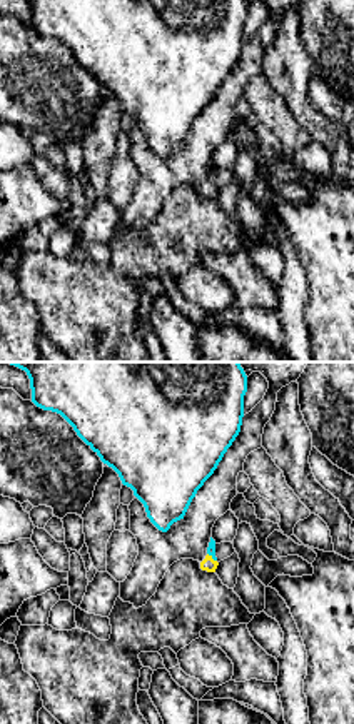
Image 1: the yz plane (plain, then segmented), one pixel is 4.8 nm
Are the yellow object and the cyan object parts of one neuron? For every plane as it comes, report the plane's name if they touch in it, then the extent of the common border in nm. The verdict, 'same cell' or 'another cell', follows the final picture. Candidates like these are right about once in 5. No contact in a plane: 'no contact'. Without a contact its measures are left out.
yz | 60 nm

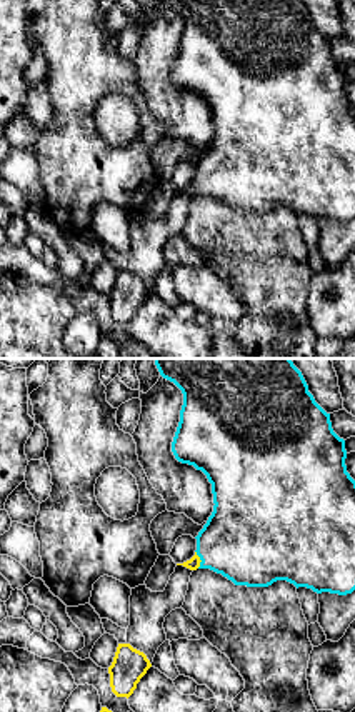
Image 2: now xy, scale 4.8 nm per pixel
xy | 90 nm

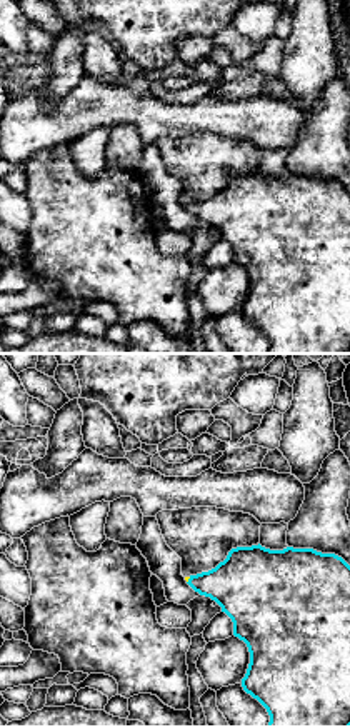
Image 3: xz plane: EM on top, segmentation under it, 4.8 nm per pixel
xz | 40 nm

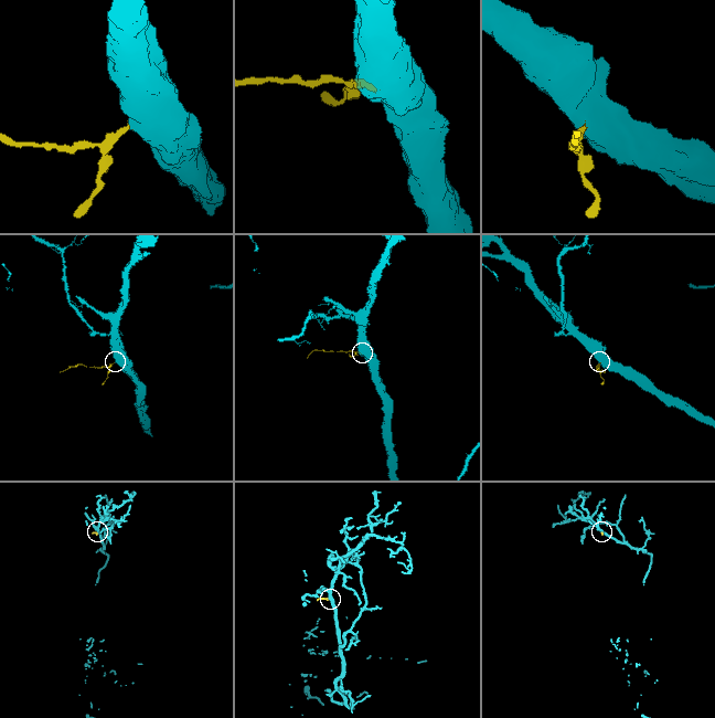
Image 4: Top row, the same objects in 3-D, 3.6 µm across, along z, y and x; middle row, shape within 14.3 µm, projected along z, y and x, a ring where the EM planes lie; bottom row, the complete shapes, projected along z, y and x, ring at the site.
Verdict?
same cell

